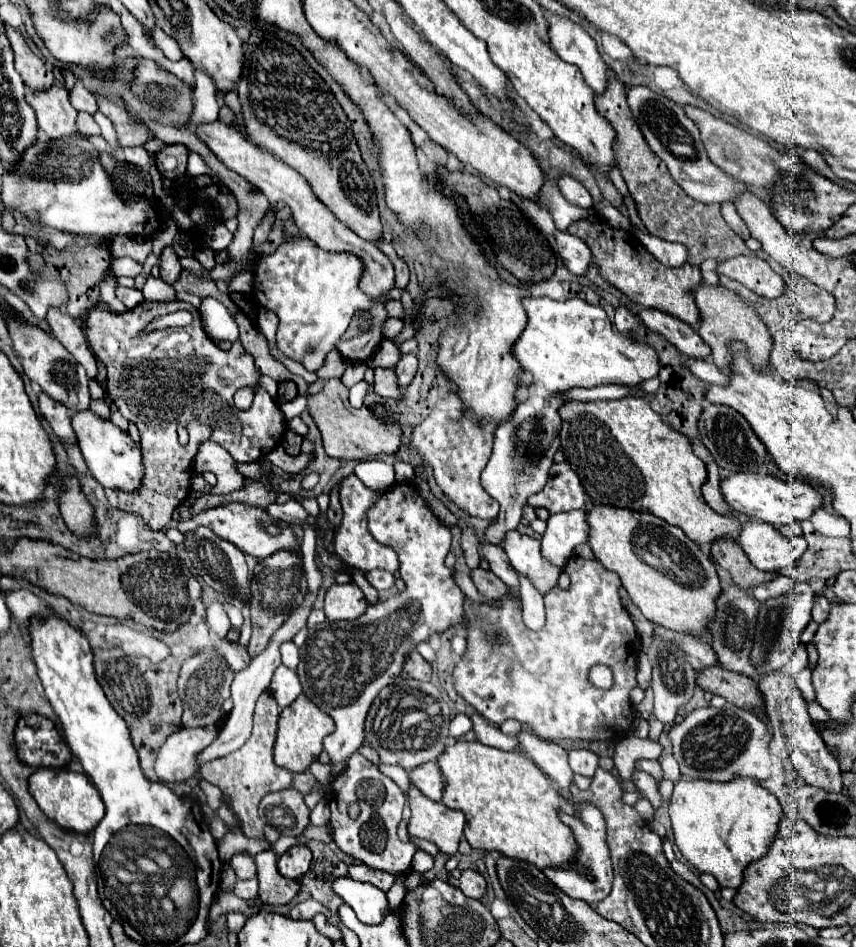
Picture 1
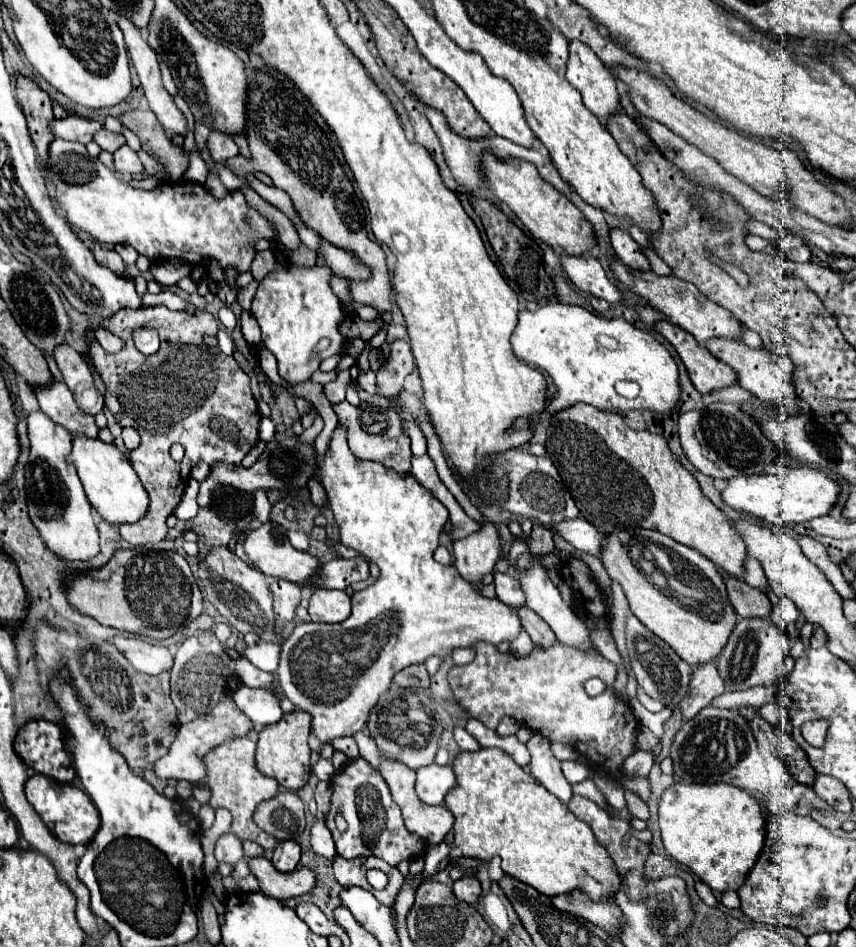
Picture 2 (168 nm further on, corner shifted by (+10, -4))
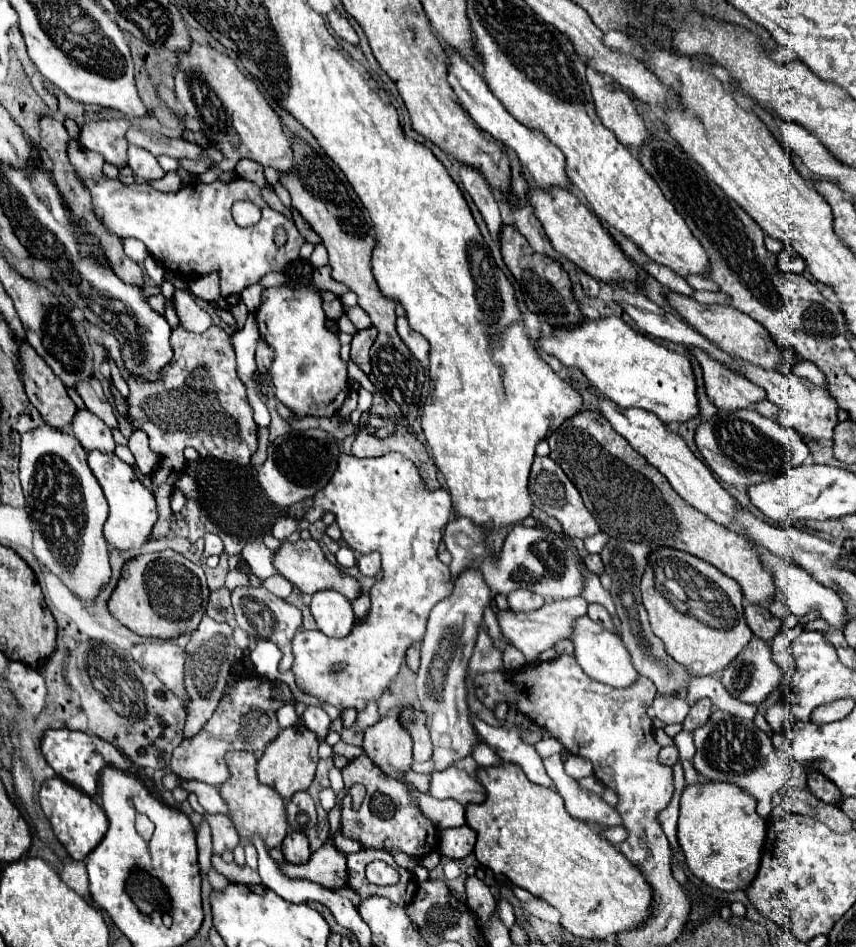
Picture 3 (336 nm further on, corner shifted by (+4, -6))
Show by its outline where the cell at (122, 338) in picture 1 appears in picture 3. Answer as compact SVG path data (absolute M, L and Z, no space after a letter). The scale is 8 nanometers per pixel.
M179 325L171 335L175 357L163 369L163 379L159 383L135 381L133 377L127 377L121 361L119 341L113 335L103 335L103 347L119 365L123 377L129 383L131 425L143 429L149 435L151 449L163 457L159 459L159 469L151 477L159 505L159 521L151 537L157 539L169 531L169 521L173 515L169 507L169 495L185 467L183 449L193 447L201 457L215 457L223 461L235 461L237 465L249 465L251 455L257 451L257 425L253 421L253 411L245 399L245 385L235 371L231 335L221 327L211 325L205 333L189 333Z

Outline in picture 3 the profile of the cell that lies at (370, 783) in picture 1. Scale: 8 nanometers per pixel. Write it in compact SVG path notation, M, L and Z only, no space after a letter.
M357 757L353 759L343 771L343 781L345 781L345 789L349 791L353 785L363 785L365 787L365 799L361 803L359 809L353 809L353 801L351 795L347 793L343 797L343 819L341 819L341 833L345 837L353 837L357 841L361 841L363 847L373 847L373 849L399 849L411 857L421 857L433 851L433 843L435 843L435 835L437 829L435 825L419 811L417 801L413 799L411 791L397 779L383 775L383 771L379 771L377 765L371 763L369 757Z

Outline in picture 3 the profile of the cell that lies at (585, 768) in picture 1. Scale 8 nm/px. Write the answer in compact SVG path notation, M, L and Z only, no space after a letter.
M569 755L569 759L565 761L565 771L567 771L567 775L571 775L573 779L581 779L581 777L593 775L593 765L591 765L585 757Z

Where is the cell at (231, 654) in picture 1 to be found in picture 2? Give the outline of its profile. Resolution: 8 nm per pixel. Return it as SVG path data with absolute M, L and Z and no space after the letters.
M245 657L235 659L233 665L235 675L239 675L239 679L247 685L247 687L263 687L271 691L271 681L273 681L273 673L265 673L261 669L257 669L251 661L247 661Z

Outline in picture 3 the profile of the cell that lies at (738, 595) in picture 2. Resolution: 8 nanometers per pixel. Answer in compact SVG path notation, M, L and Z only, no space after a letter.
M747 605L745 619L747 619L747 625L753 631L753 635L767 641L767 643L771 643L773 637L781 631L781 619L773 617L767 607Z

